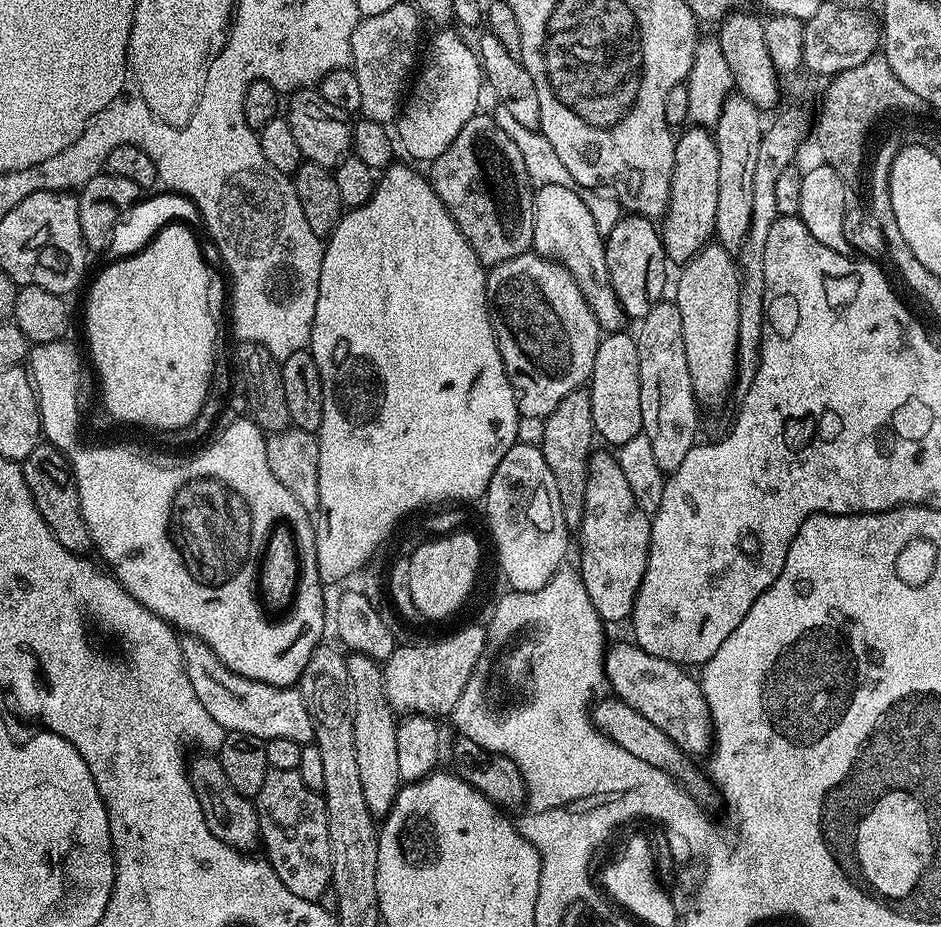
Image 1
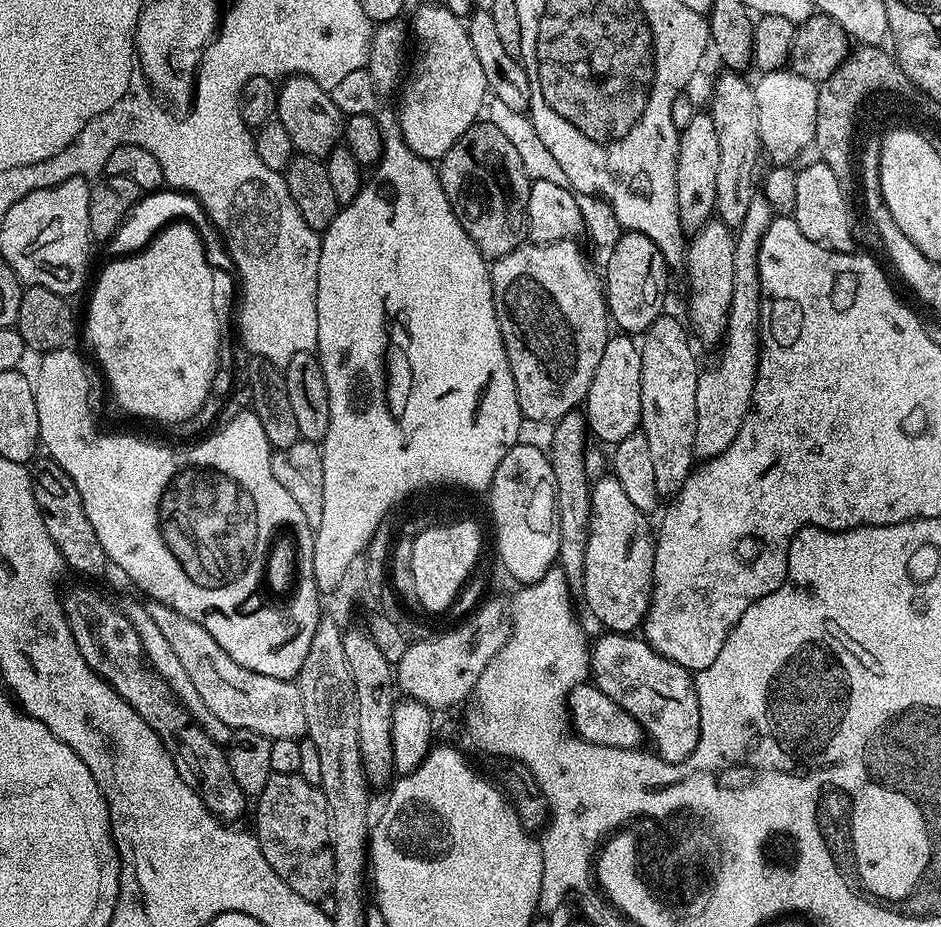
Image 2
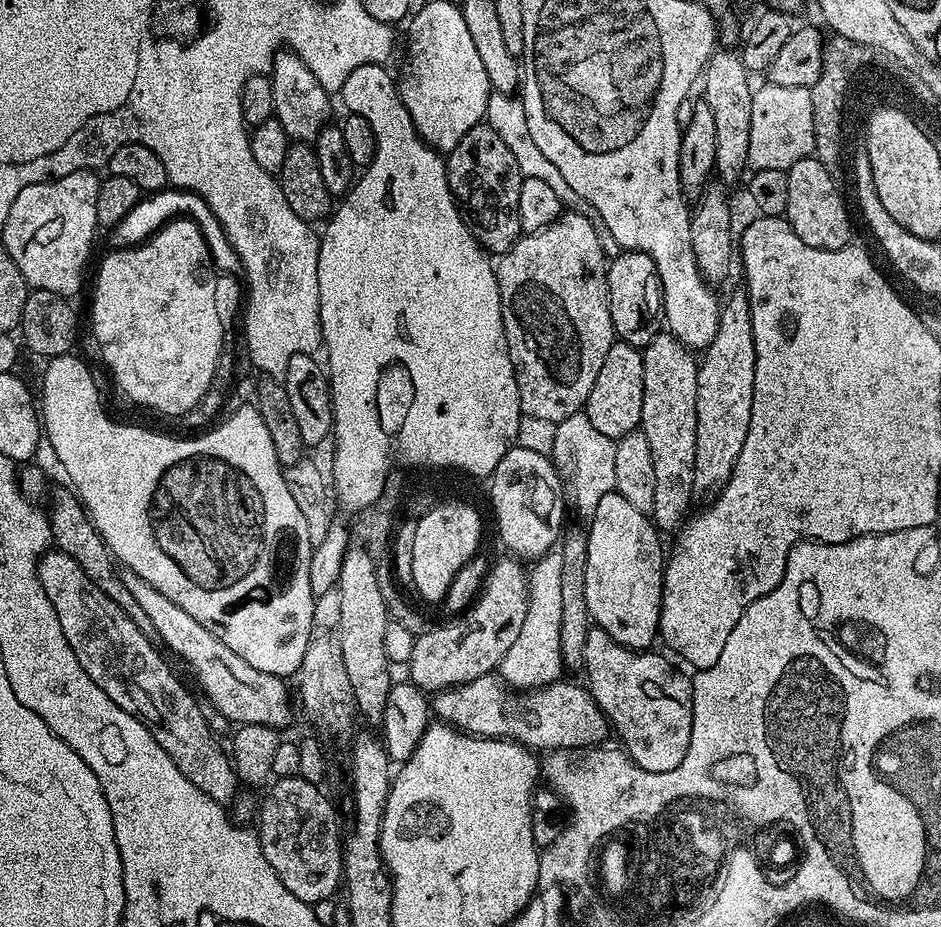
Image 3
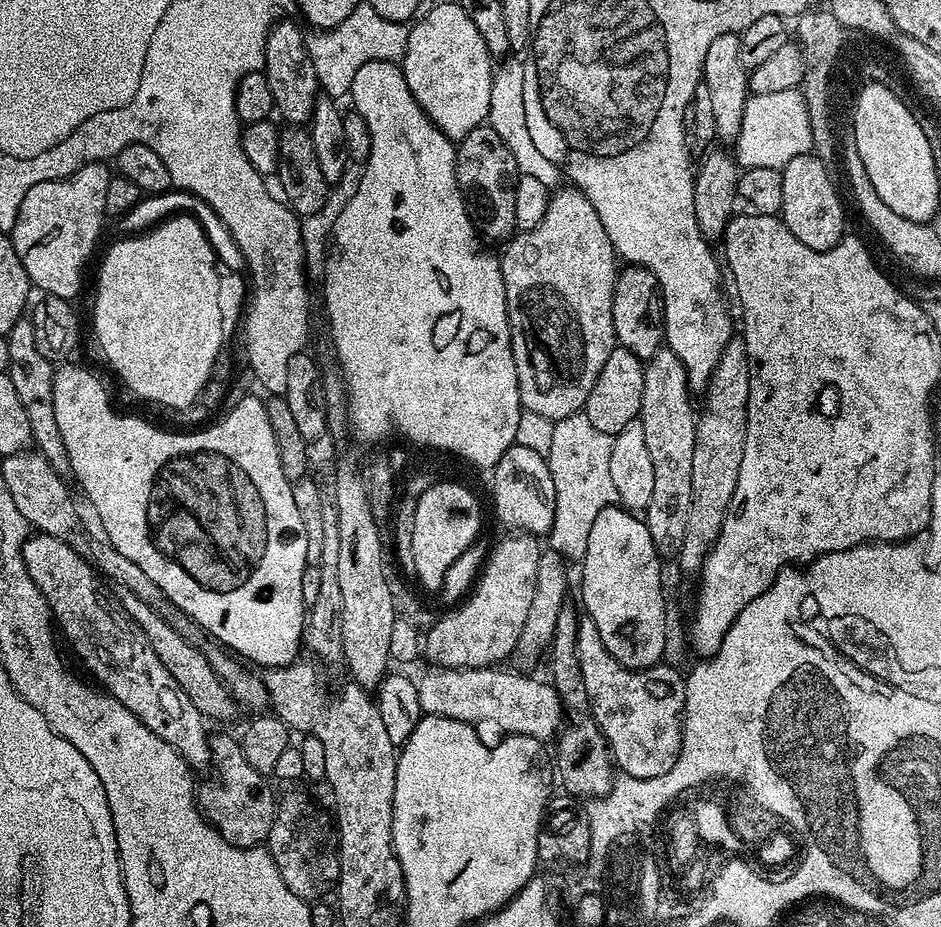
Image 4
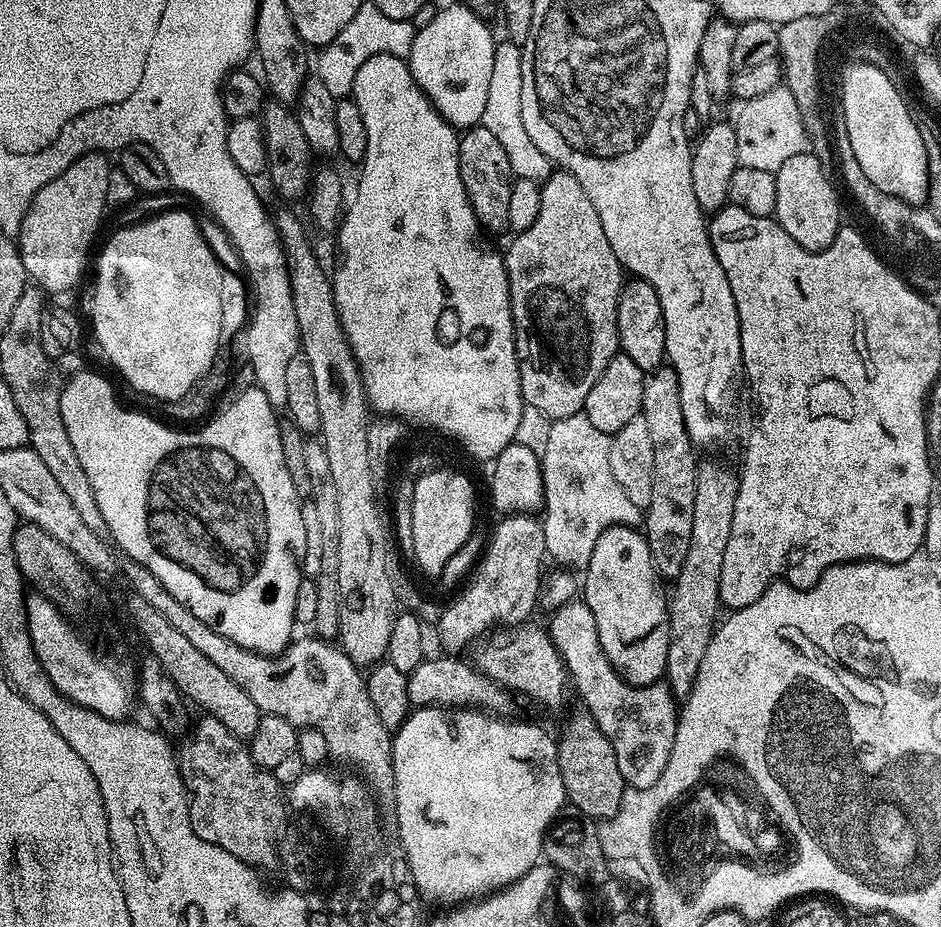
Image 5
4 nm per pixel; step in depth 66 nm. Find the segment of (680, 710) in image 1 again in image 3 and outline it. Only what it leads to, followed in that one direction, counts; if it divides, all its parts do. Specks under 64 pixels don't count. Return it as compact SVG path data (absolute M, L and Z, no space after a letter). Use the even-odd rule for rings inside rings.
M592 626L589 627L586 634L582 672L583 675L588 675L588 680L586 679L588 691L591 692L594 700L598 702L598 706L608 717L609 725L614 729L615 735L616 732L620 735L621 742L619 741L619 743L622 745L623 751L627 752L637 766L651 772L665 772L666 770L674 770L674 766L678 766L678 762L682 762L682 758L686 758L686 750L690 746L690 730L692 729L692 682L687 675L684 677L666 657L659 656L656 650L633 650L622 646L618 642L614 642L614 638L610 638L610 634L606 634L606 630Z

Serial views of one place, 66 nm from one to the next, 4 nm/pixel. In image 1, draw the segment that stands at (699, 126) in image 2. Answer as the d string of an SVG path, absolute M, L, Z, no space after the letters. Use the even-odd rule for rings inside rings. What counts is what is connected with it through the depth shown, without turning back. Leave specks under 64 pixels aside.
M704 126L685 127L676 136L674 162L676 165L672 171L670 198L662 217L660 236L664 240L665 257L673 265L683 266L690 258L694 258L694 254L701 252L716 235L718 146L715 135Z

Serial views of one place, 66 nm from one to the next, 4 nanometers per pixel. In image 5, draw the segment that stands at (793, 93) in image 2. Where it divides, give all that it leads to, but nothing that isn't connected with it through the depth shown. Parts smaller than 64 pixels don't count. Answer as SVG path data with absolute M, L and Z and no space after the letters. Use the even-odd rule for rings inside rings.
M787 86L772 88L770 94L745 100L739 107L740 117L735 117L734 123L738 134L738 162L741 168L775 173L782 162L786 162L786 158L794 158L794 154L809 151L808 135L798 110L798 102L794 102L794 94L790 94Z

